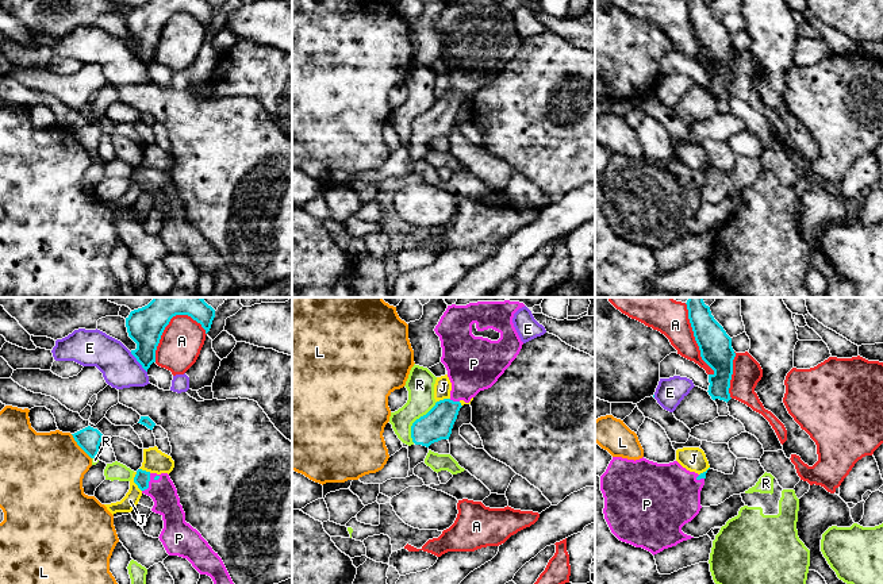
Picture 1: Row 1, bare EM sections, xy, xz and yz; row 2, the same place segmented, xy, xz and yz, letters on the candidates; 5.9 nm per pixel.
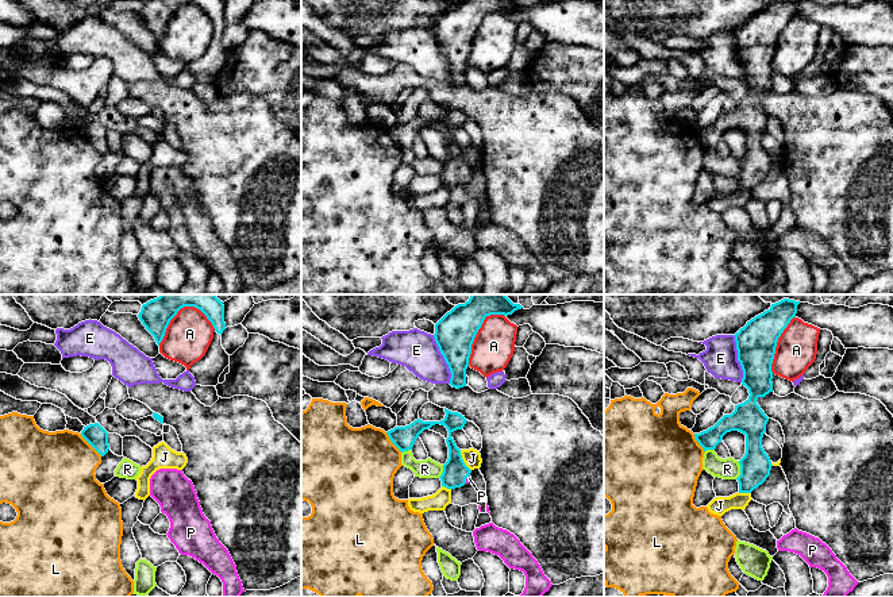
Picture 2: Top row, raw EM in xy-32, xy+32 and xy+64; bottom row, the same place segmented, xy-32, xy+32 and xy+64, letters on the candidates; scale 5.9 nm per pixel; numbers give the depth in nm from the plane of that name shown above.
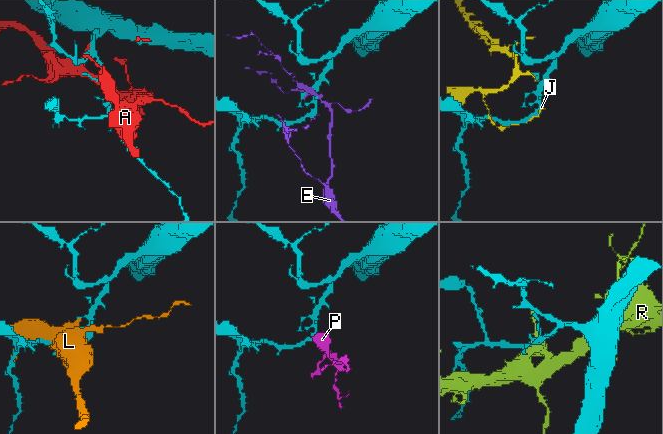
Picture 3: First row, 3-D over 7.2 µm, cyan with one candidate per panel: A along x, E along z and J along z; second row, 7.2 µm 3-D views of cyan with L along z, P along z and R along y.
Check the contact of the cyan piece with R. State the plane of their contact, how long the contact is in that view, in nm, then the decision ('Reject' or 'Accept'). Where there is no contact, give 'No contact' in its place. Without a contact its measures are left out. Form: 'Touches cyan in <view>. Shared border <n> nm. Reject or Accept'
Touches cyan in xz. Shared border 280 nm. Reject

